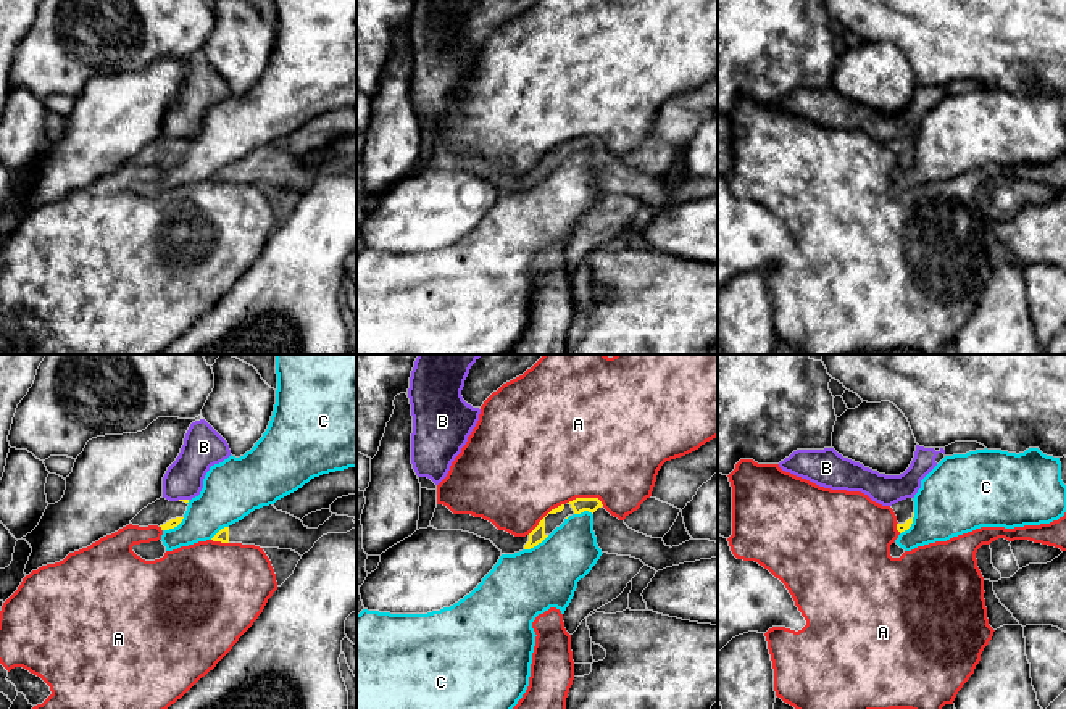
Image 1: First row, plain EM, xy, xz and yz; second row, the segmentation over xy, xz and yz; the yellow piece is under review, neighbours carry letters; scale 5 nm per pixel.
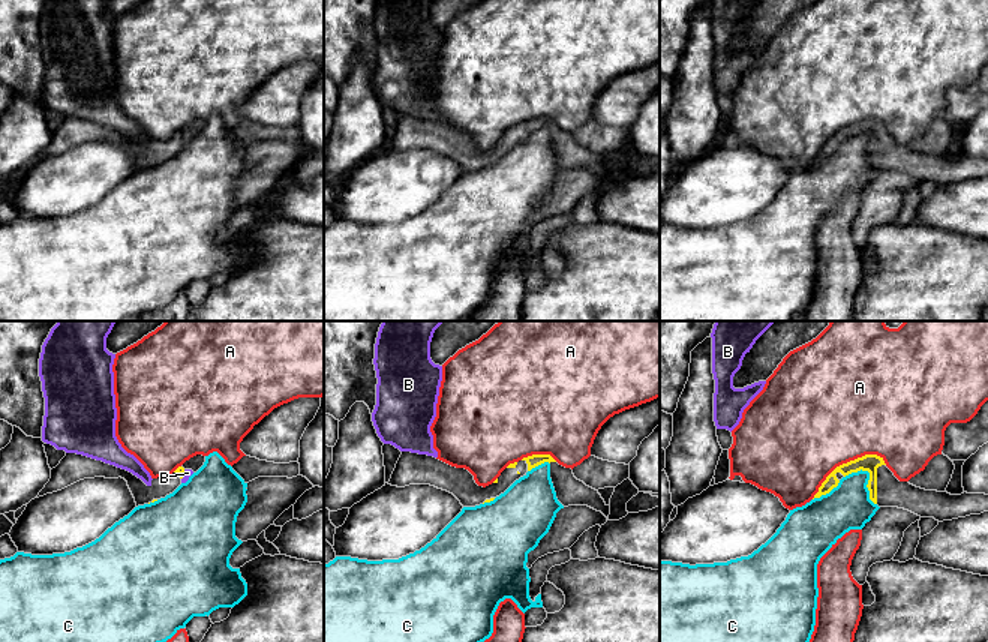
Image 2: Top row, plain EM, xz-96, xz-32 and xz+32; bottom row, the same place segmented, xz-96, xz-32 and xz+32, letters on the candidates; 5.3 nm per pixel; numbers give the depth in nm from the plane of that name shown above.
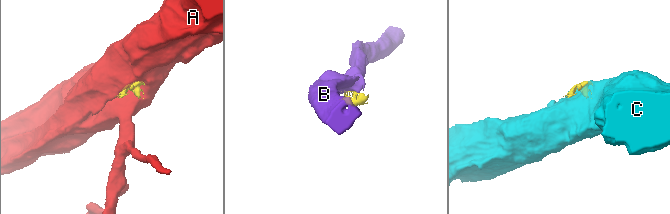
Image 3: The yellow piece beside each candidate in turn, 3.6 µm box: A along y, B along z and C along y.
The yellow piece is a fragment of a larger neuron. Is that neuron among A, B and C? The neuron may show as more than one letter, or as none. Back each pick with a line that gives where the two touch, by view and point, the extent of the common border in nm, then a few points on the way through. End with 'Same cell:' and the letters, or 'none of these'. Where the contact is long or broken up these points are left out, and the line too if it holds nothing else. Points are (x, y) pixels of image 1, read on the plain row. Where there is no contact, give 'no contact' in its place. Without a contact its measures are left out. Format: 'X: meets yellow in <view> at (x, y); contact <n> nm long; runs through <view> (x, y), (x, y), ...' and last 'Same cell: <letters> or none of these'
Same cell: none of these

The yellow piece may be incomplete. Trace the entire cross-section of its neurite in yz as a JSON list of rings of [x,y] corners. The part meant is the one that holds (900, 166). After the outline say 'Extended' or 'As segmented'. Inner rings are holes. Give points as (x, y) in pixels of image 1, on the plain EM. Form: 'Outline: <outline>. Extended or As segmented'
Outline: [[[913,137],[902,139],[890,145],[897,155],[897,169],[902,172],[908,169],[914,156],[914,140]]]. Extended

